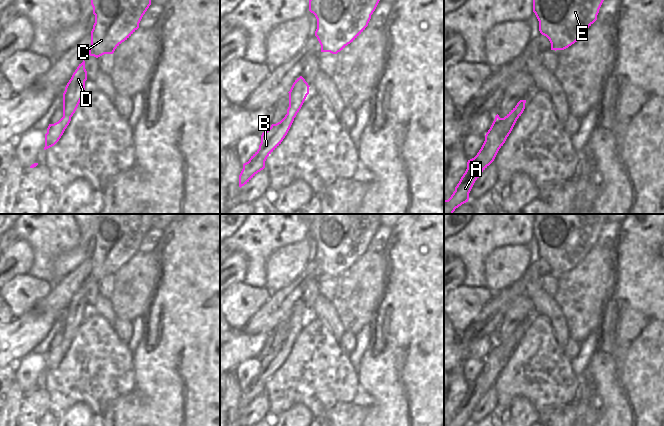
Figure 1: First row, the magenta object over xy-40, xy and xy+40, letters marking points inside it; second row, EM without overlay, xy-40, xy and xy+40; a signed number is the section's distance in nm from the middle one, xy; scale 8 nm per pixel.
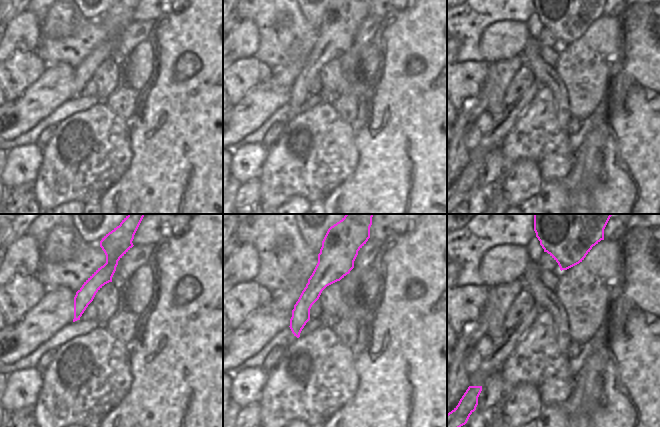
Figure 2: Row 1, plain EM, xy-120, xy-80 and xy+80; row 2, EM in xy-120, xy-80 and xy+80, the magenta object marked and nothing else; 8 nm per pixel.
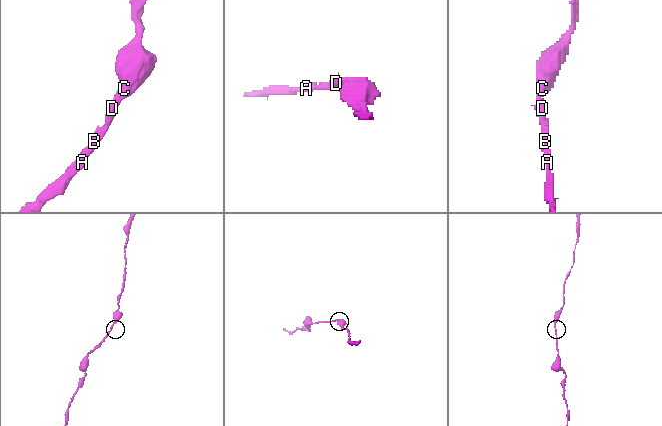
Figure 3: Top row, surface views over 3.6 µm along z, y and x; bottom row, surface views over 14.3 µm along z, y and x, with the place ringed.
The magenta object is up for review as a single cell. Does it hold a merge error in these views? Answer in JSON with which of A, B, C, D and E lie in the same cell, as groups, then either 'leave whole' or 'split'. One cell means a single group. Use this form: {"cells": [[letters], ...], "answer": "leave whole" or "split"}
{"cells": [["A", "B", "C", "D", "E"]], "answer": "leave whole"}

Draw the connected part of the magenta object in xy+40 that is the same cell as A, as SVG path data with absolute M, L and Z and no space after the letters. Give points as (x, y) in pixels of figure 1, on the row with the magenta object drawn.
M520 100L504 117L497 114L485 135L485 141L477 155L468 160L467 169L448 200L444 200L444 214L453 214L456 208L468 202L469 193L481 173L494 161L499 149L511 133L517 119L525 109L526 100Z

